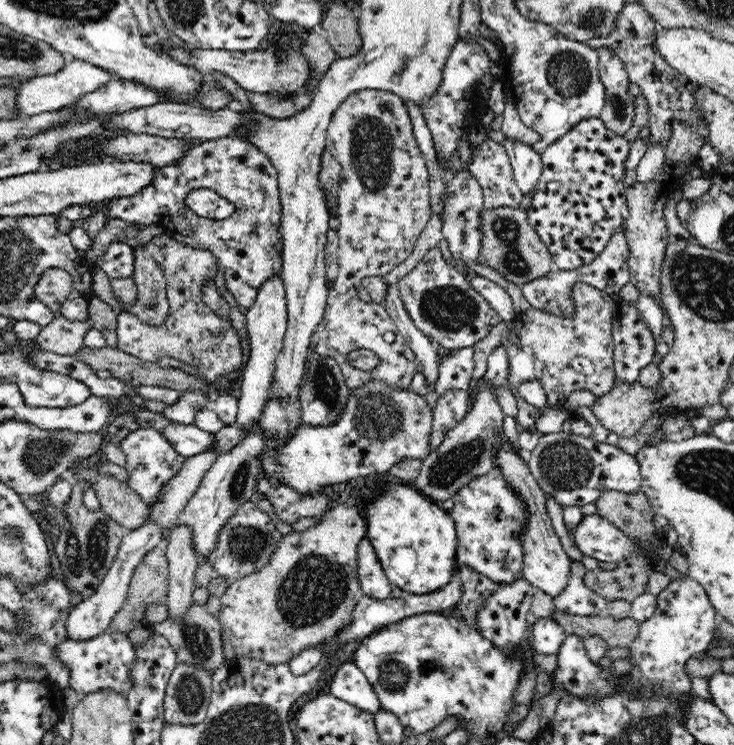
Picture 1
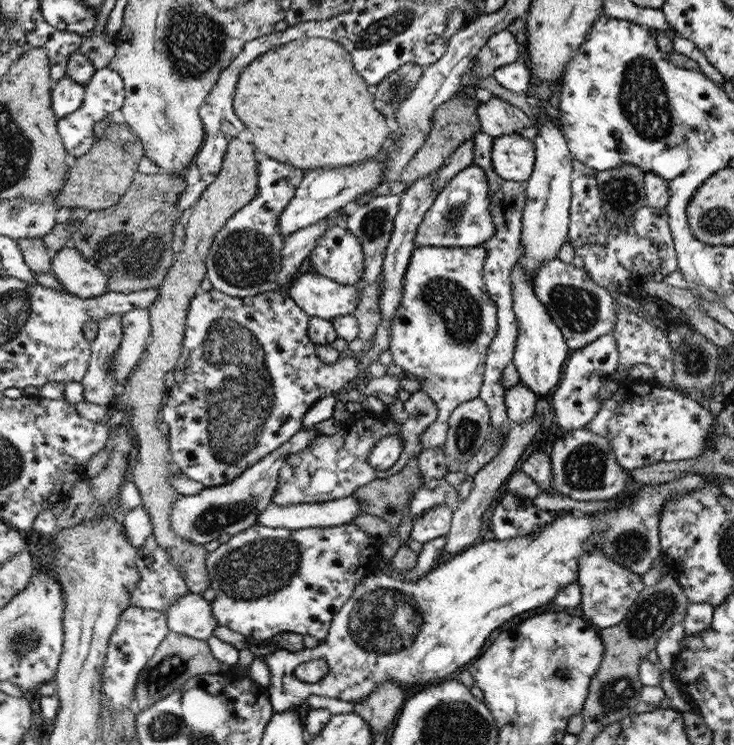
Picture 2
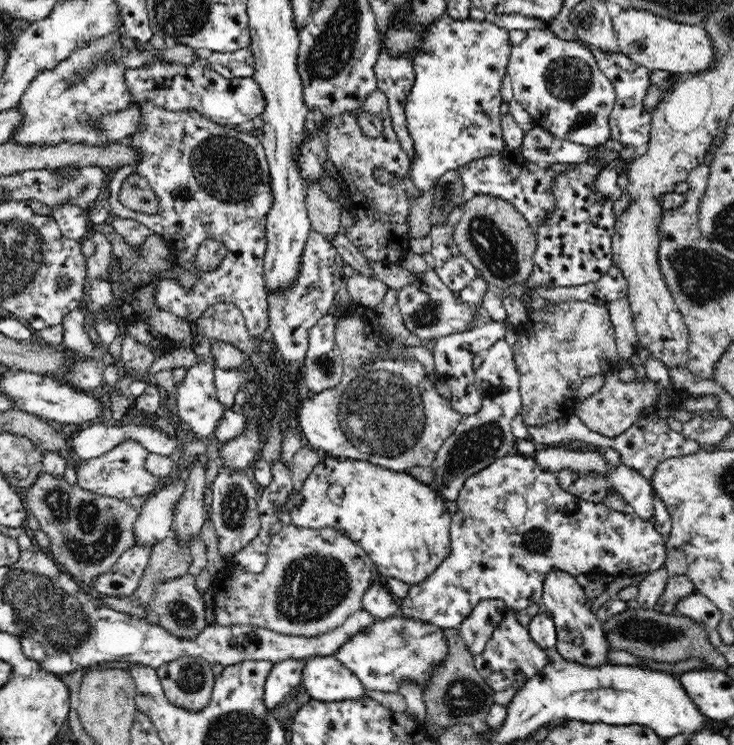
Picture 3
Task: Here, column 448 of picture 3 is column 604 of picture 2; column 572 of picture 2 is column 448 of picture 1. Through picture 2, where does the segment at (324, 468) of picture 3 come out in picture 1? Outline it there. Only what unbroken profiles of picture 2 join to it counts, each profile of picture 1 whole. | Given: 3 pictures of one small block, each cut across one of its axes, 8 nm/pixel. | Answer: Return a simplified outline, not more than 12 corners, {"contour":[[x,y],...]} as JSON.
{"contour":[[402,483],[363,502],[367,539],[392,586],[456,580],[456,523]]}

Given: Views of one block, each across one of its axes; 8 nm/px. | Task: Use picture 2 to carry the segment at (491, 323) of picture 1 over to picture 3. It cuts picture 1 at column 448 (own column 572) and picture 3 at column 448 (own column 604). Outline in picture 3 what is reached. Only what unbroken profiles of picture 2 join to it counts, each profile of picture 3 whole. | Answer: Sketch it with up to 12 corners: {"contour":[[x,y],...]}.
{"contour":[[434,268],[398,290],[406,328],[423,343],[473,328],[472,304]]}

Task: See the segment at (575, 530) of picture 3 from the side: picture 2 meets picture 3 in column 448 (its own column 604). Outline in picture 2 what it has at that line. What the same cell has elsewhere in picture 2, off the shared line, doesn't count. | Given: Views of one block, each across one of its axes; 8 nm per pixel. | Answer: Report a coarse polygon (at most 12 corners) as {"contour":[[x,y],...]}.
{"contour":[[602,551],[579,558],[583,617],[620,625],[645,587]]}

